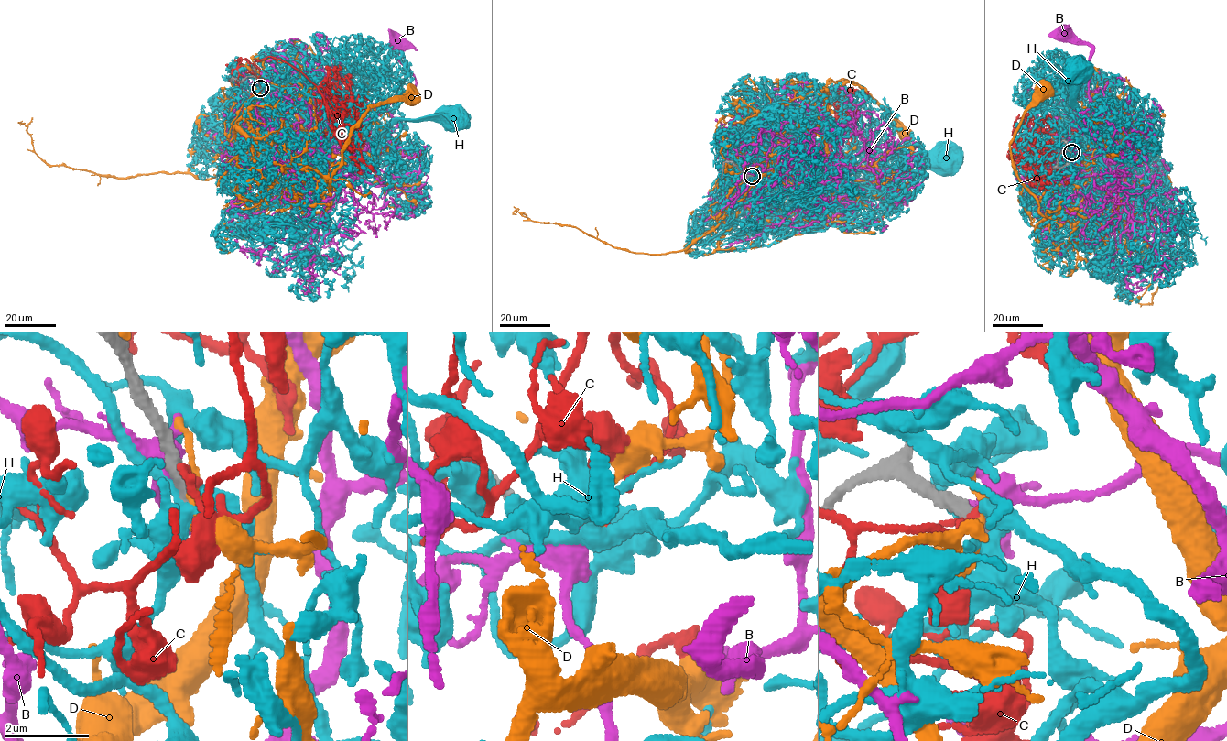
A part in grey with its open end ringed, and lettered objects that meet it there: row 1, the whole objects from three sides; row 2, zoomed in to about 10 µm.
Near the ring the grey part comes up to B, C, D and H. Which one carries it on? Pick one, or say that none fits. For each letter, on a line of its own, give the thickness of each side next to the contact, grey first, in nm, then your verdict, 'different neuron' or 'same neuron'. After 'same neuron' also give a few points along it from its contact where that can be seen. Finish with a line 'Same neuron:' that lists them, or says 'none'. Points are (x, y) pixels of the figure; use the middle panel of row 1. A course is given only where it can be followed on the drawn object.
B: 440/420 nm | different neuron
C: 400/150 nm | different neuron
D: 380/130 nm | different neuron
H: 380/400 nm | different neuron
Same neuron: none

